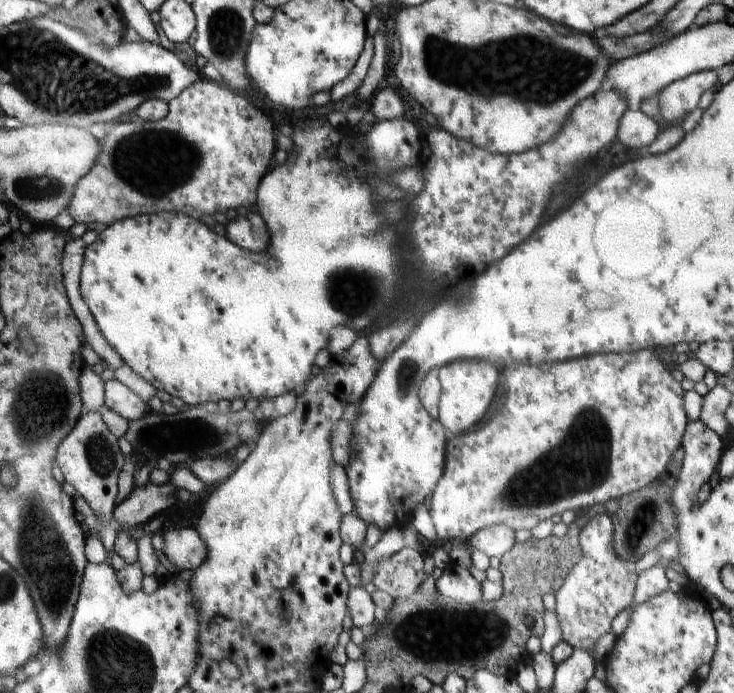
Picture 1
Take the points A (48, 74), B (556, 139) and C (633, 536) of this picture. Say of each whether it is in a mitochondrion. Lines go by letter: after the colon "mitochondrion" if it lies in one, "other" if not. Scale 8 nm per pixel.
A: mitochondrion
B: other
C: mitochondrion

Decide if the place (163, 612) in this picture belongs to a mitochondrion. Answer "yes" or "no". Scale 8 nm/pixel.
no

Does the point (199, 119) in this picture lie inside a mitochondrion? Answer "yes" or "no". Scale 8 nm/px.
no

